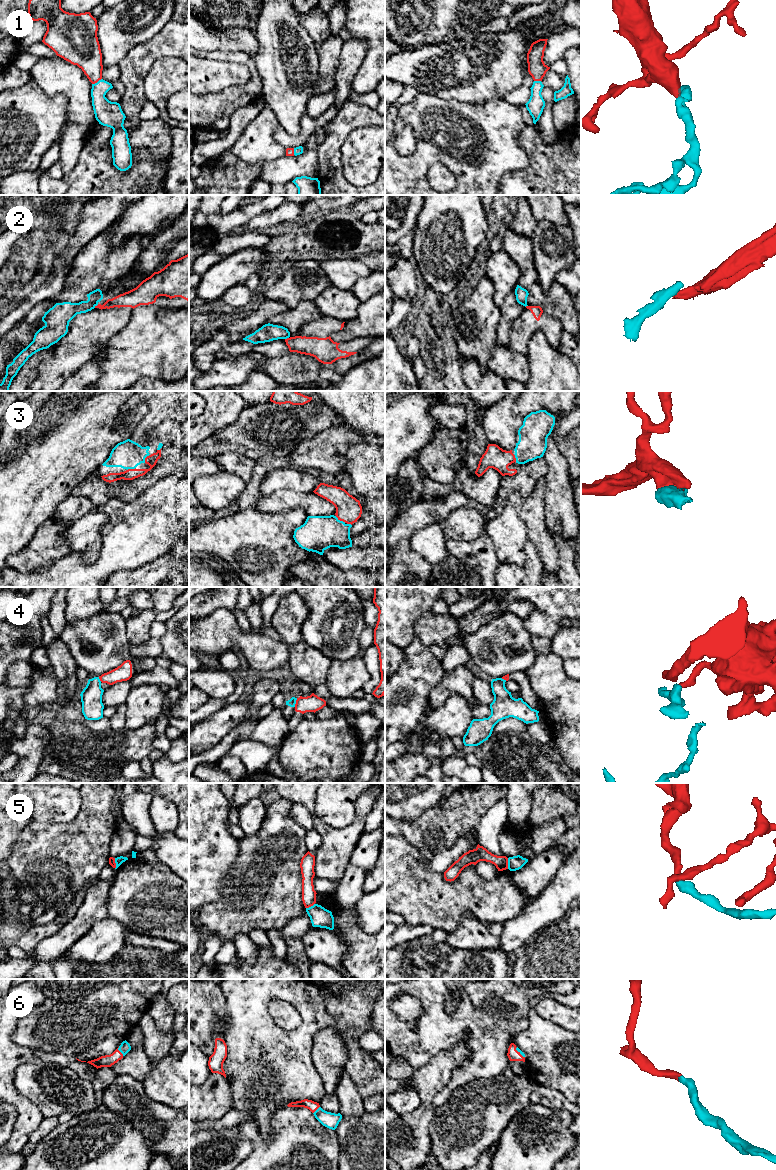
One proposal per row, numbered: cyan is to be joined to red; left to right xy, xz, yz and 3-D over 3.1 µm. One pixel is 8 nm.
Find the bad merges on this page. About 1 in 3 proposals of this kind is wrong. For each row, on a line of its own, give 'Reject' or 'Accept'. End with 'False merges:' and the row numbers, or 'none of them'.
1: Accept
2: Reject
3: Accept
4: Reject
5: Reject
6: Accept
False merges: 2, 4, 5

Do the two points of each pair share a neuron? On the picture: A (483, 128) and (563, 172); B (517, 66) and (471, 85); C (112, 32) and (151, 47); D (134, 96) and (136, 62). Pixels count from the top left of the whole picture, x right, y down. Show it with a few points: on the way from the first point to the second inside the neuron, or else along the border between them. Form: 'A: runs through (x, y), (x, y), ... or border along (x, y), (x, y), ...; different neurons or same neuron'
A: border along (525, 127), (517, 143), (528, 164), (512, 171); different neurons
B: runs through (506, 66), (490, 66), (482, 74); same neuron
C: border along (161, 29), (148, 40), (136, 44), (123, 57); different neurons
D: runs through (134, 88), (134, 70); same neuron

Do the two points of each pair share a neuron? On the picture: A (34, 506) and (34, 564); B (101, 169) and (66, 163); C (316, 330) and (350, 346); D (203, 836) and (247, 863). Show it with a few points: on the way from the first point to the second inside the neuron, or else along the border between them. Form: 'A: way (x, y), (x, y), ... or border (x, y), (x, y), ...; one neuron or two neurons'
A: border (49, 516), (38, 527), (31, 540), (18, 551); two neurons
B: border (84, 142), (76, 164), (64, 175); two neurons
C: way (324, 338), (333, 347), (342, 347); one neuron
D: border (239, 840), (237, 859), (226, 878); two neurons

